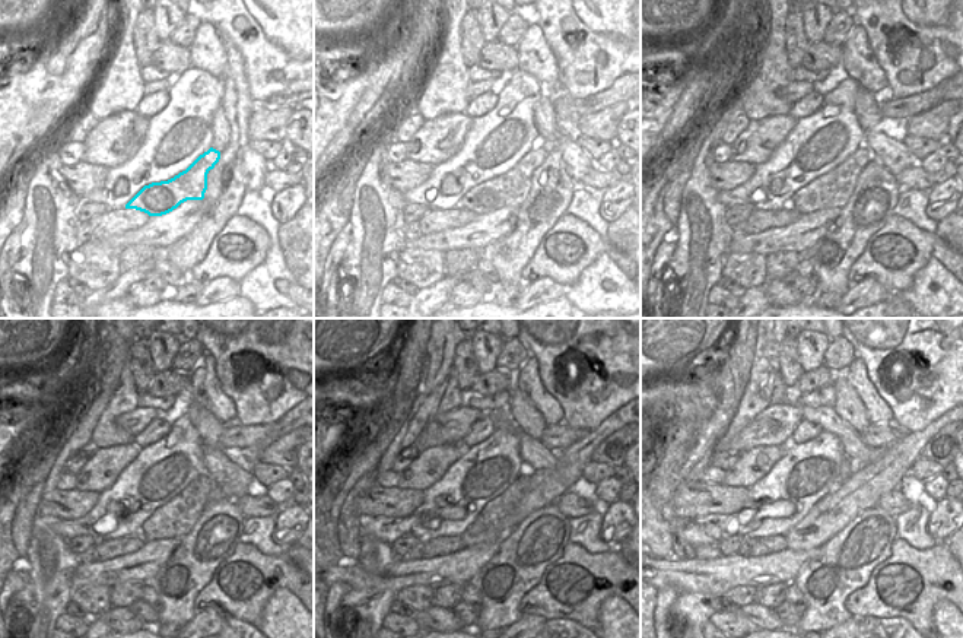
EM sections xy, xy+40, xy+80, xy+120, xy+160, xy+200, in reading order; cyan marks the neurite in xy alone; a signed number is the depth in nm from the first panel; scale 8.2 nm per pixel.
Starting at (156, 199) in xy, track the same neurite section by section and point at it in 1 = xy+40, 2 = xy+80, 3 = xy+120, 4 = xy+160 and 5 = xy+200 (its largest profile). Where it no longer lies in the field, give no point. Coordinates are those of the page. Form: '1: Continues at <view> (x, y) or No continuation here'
1: Continues at xy+40 (511, 189)
2: Continues at xy+80 (832, 190)
3: Continues at xy+120 (175, 519)
4: Continues at xy+160 (495, 510)
5: Continues at xy+200 (826, 502).

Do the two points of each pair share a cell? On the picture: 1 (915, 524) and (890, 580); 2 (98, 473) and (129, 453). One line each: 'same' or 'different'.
1: different
2: same

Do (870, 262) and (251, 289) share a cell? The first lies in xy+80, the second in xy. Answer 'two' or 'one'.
two

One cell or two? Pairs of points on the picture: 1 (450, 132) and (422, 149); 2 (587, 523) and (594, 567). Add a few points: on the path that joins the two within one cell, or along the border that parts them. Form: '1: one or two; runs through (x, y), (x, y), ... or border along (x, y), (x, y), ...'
1: one; runs through (442, 136), (429, 145)
2: two; border along (569, 540), (593, 554), (604, 554), (613, 548)

